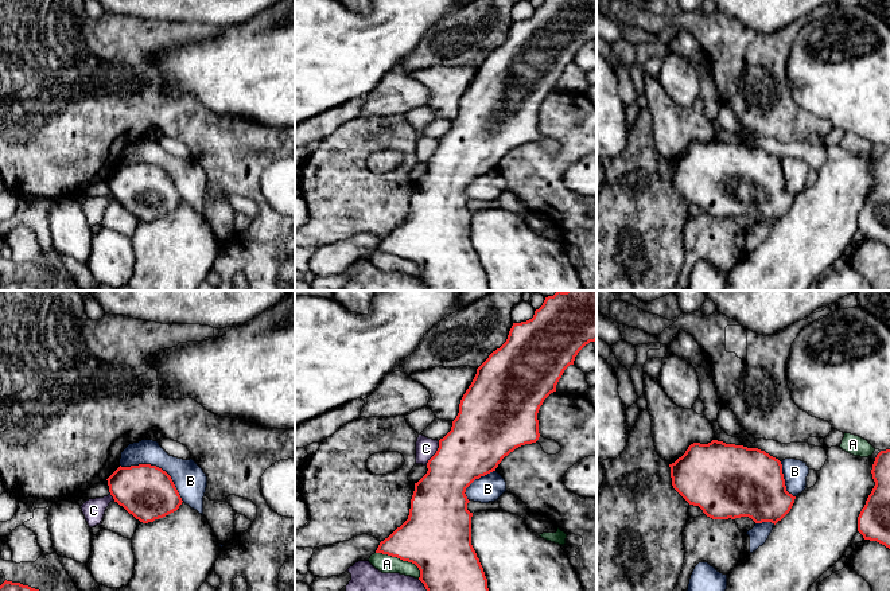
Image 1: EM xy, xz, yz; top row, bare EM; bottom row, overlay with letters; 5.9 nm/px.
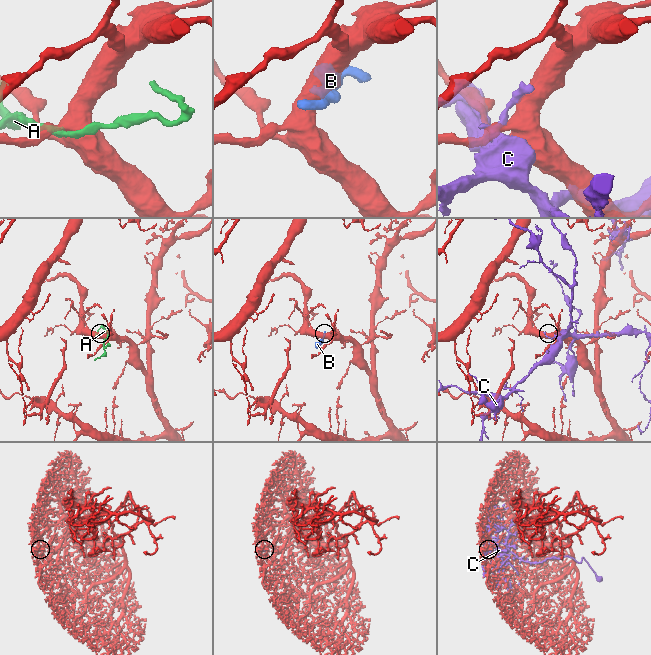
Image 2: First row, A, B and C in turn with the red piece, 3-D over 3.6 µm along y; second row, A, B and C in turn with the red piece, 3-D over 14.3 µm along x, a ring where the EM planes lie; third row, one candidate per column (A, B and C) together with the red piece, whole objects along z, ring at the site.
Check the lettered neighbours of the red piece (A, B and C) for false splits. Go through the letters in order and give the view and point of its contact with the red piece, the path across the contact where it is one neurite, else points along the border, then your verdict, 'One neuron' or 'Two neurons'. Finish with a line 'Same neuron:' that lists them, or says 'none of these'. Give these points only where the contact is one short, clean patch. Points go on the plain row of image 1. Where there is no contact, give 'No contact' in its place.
A: Touches red at xz (401, 257). Two neurons
B: Touches red at xy (158, 166). Two neurons
C: Touches red at xz (435, 152). Two neurons
Same neuron: none of these

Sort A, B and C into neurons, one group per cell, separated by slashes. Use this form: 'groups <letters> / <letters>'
groups A / B / C

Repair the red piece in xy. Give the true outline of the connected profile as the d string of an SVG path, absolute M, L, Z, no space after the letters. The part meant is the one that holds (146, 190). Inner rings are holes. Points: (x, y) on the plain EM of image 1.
M120 164L106 179L114 200L143 222L176 210L183 200L171 175L156 164Z

